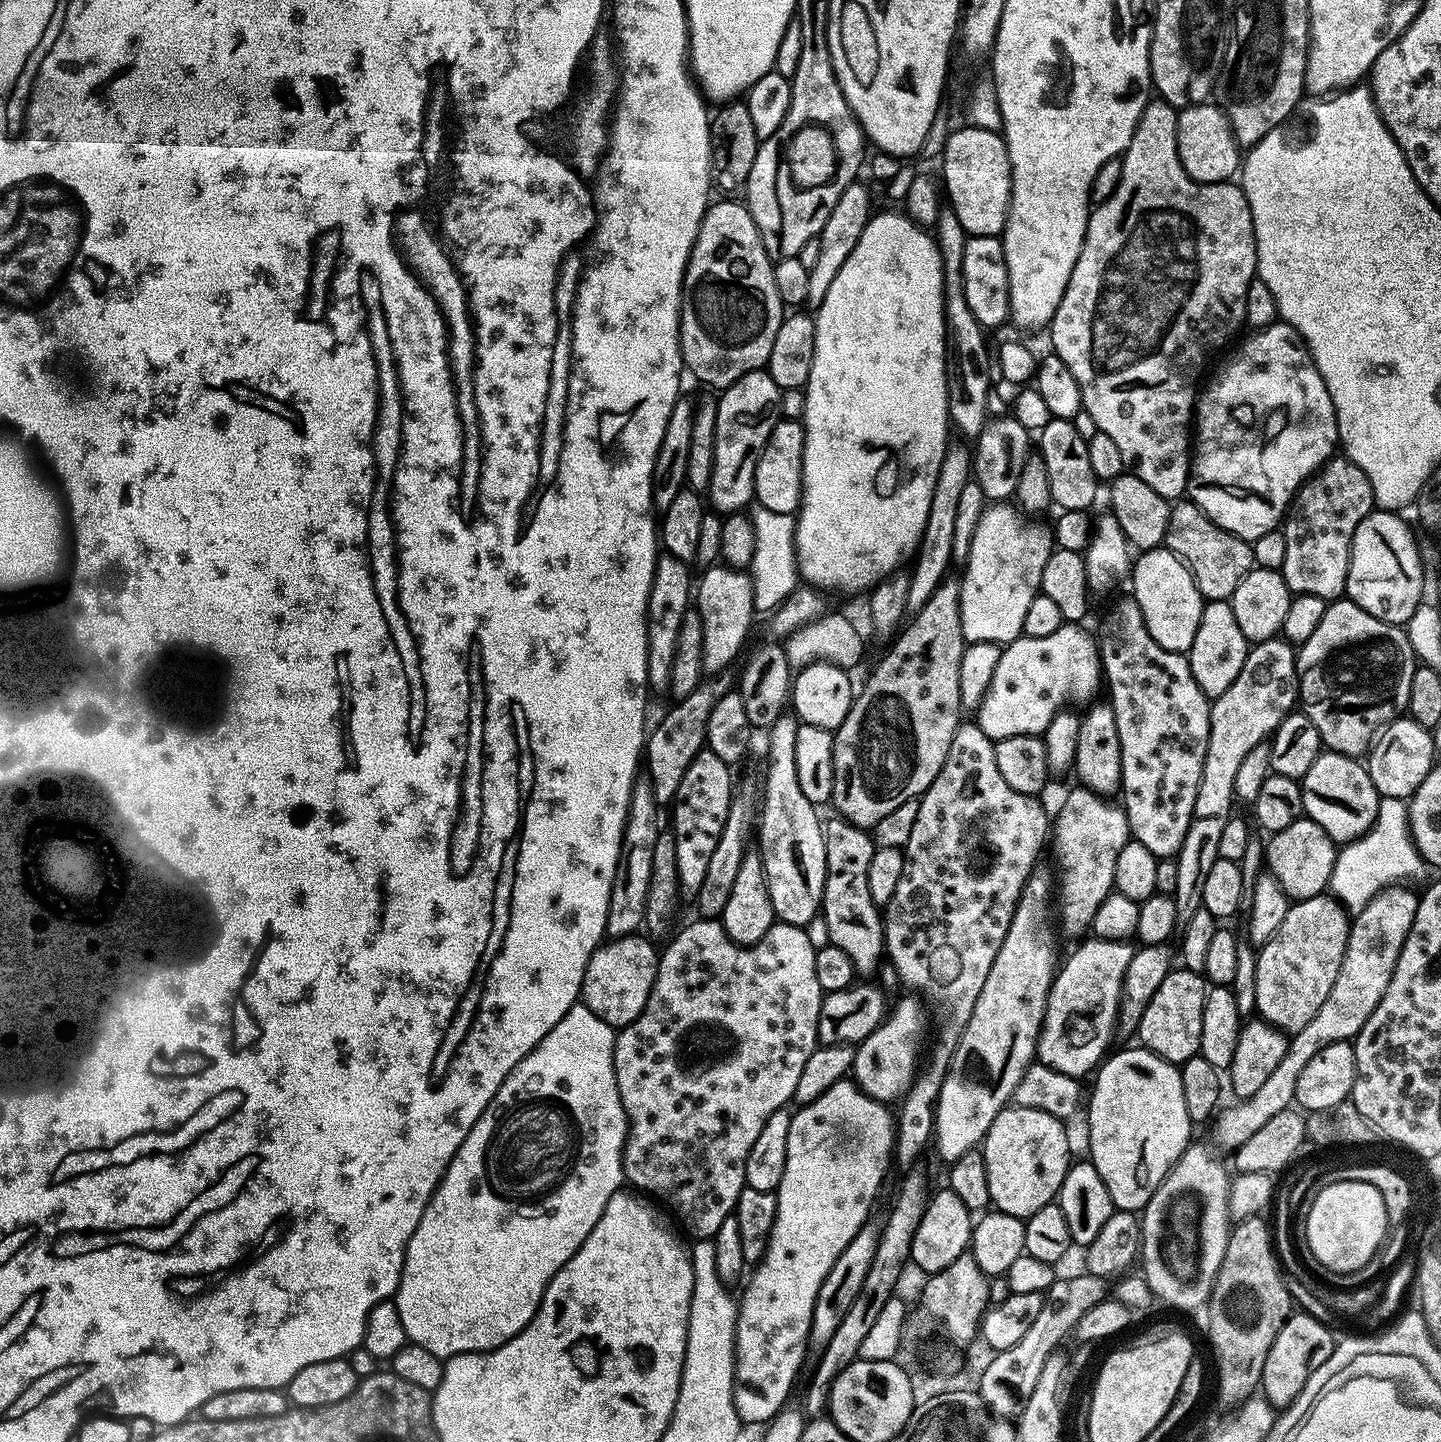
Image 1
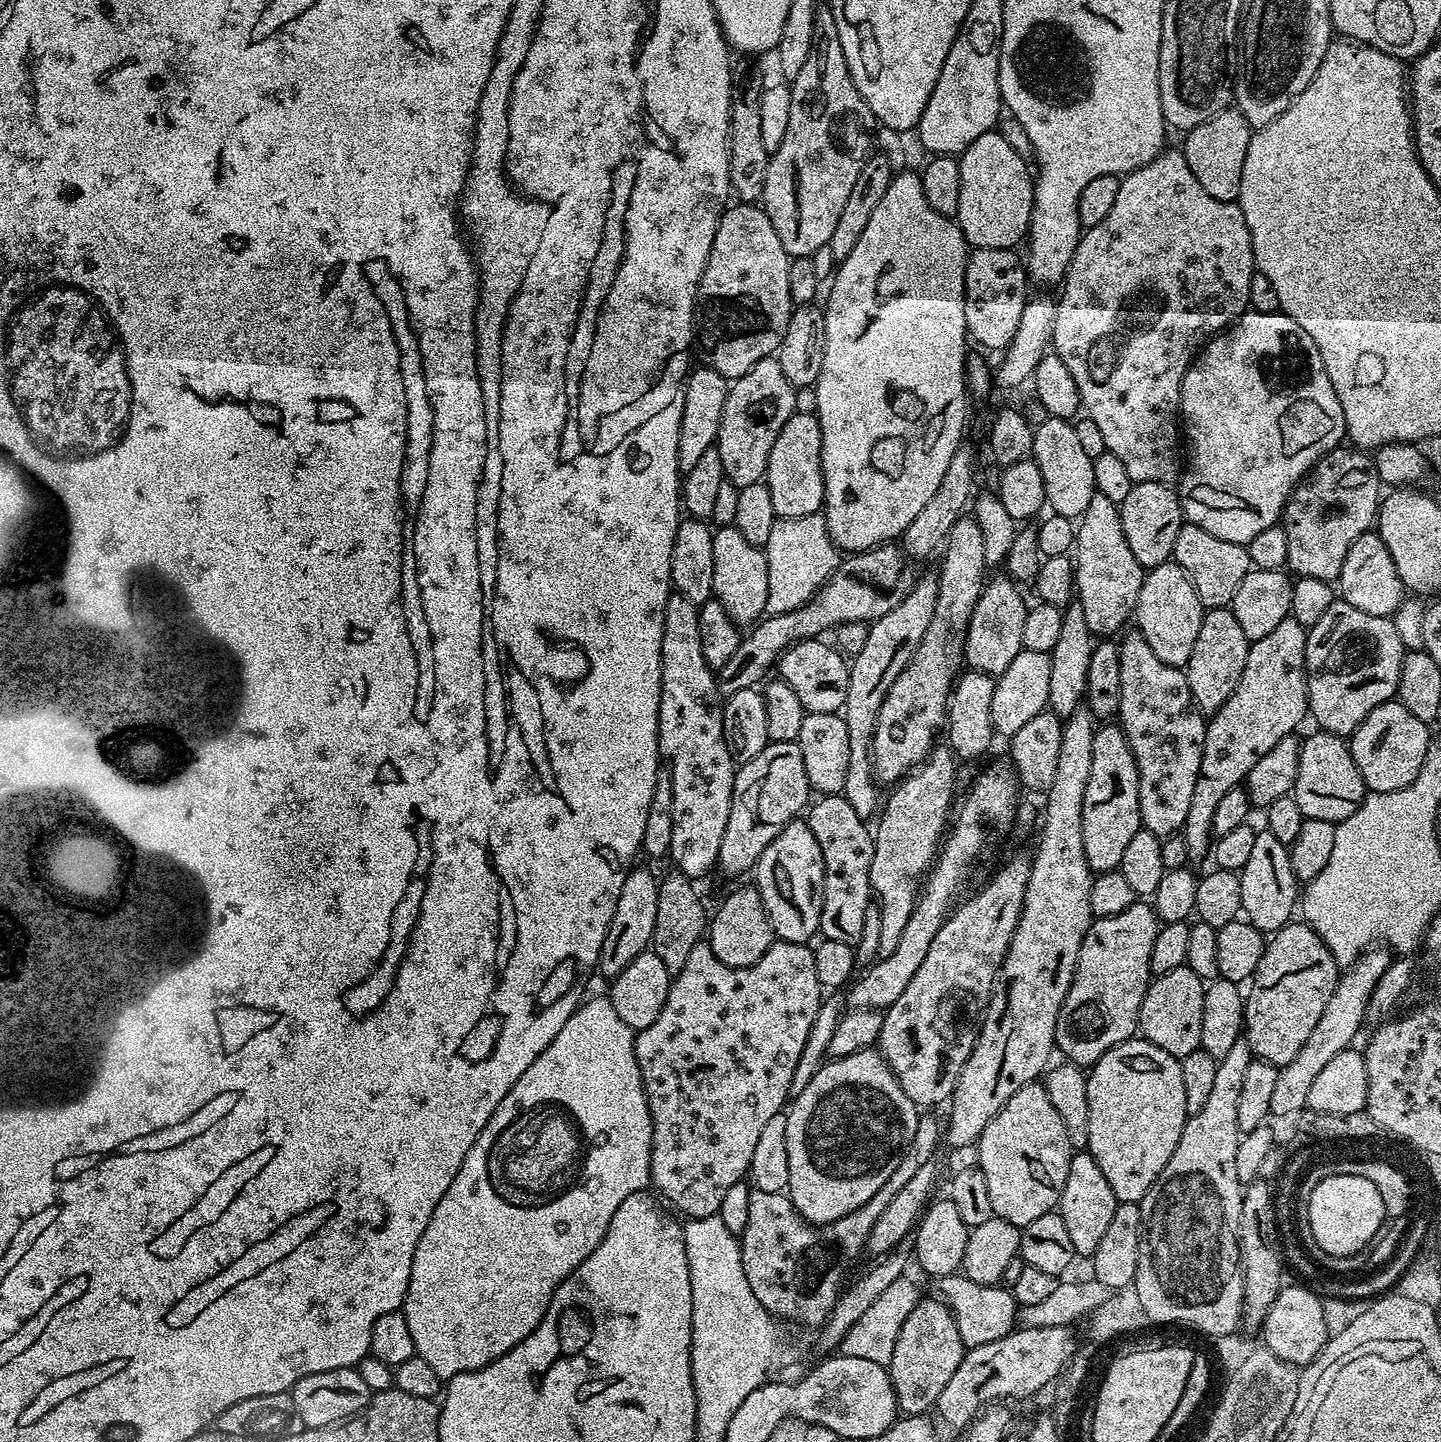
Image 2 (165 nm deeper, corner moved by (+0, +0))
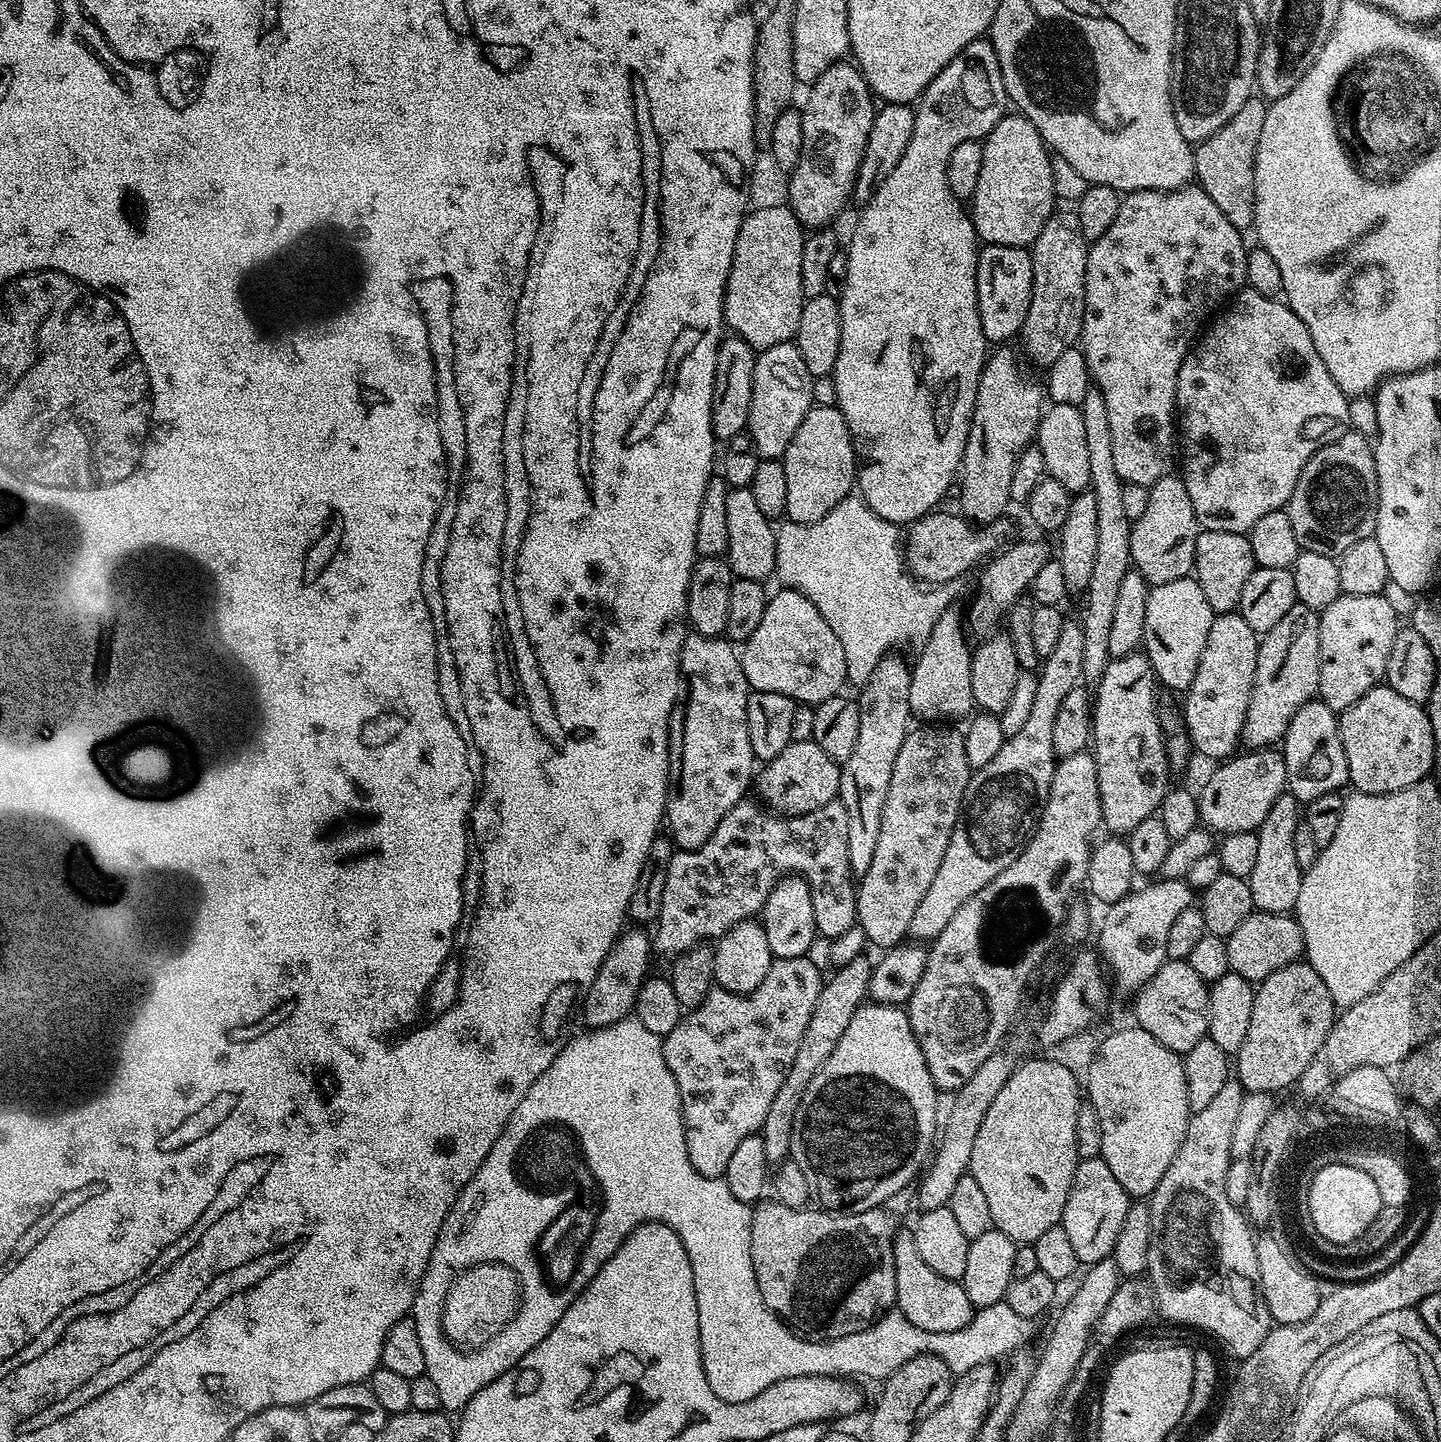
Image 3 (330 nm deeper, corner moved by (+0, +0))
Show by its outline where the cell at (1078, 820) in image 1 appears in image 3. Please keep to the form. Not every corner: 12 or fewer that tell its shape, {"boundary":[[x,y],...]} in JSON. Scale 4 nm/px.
{"boundary":[[1140,650],[1094,686],[1100,819],[1130,833],[1170,787]]}

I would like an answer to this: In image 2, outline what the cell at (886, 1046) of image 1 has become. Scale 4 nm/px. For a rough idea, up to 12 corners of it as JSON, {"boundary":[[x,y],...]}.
{"boundary":[[1016,856],[945,920],[878,1051],[921,1109],[980,1037],[1024,909]]}

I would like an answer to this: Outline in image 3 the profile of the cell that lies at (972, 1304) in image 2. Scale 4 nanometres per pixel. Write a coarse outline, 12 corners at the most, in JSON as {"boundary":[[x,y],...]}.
{"boundary":[[897,1231],[895,1307],[918,1330],[971,1322],[963,1283],[942,1278]]}

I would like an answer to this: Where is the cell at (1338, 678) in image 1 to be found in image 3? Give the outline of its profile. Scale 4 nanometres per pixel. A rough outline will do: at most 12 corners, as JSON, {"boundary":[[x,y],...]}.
{"boundary":[[1383,594],[1319,613],[1318,699],[1345,712],[1384,680],[1398,617]]}

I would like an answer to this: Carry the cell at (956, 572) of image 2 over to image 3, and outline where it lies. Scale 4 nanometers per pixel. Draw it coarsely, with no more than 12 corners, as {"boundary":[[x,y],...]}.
{"boundary":[[1008,346],[985,359],[958,473],[976,524],[1013,503],[1045,389]]}

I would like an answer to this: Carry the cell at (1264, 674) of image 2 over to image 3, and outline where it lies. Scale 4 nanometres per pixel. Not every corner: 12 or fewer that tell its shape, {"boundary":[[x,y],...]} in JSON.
{"boundary":[[1295,604],[1259,637],[1241,741],[1283,741],[1320,691],[1318,626]]}

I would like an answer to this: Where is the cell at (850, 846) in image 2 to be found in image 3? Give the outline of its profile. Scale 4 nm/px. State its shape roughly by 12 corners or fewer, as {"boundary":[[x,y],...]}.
{"boundary":[[738,801],[673,851],[655,955],[759,917],[782,870],[833,940],[857,927],[846,806]]}

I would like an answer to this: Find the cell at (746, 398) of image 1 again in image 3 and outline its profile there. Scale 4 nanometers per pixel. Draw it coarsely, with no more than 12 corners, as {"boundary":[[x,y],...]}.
{"boundary":[[795,342],[754,366],[746,435],[780,460],[814,406],[814,377]]}

